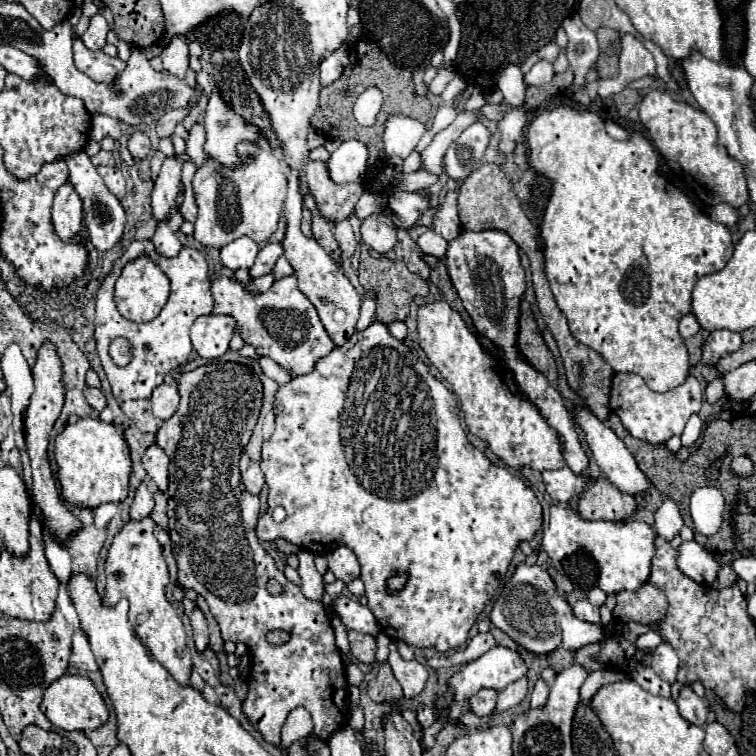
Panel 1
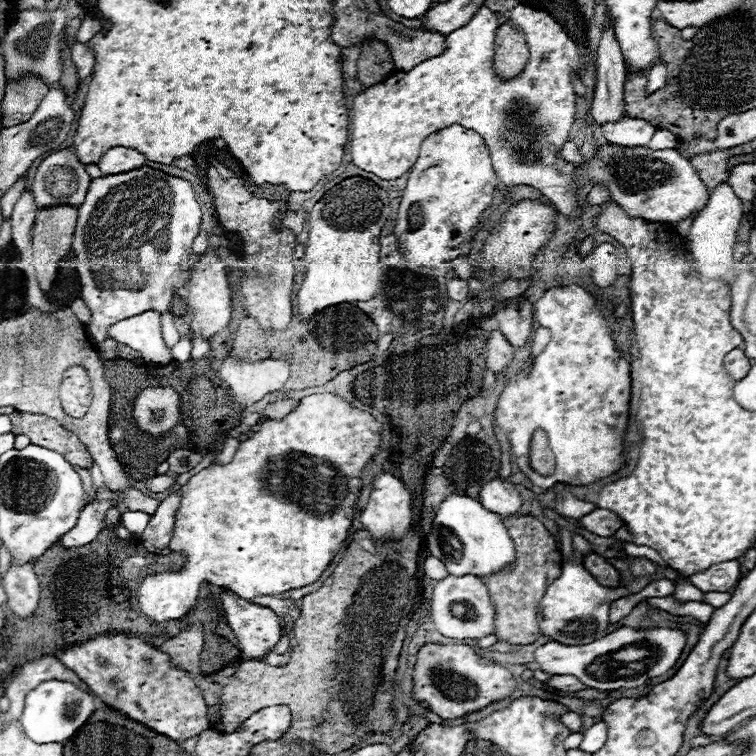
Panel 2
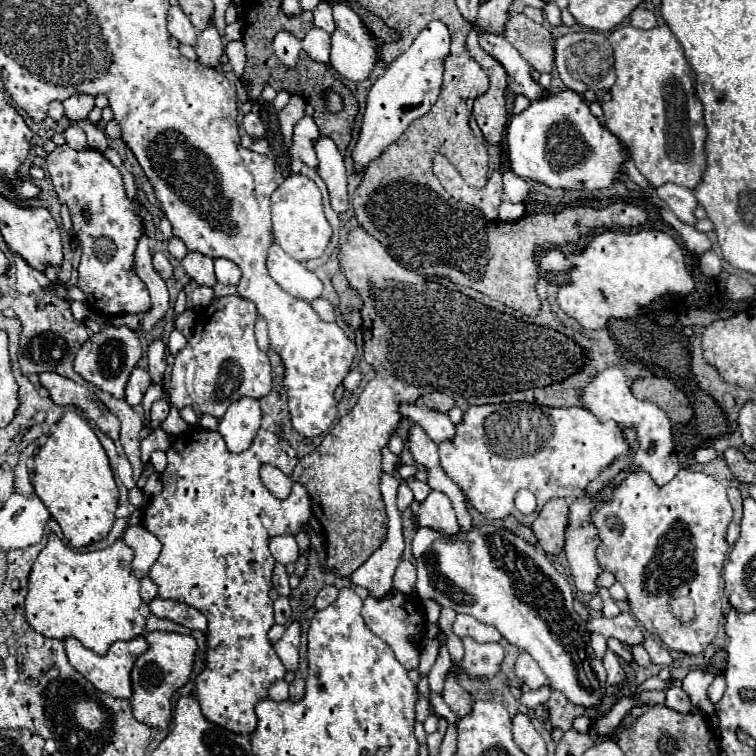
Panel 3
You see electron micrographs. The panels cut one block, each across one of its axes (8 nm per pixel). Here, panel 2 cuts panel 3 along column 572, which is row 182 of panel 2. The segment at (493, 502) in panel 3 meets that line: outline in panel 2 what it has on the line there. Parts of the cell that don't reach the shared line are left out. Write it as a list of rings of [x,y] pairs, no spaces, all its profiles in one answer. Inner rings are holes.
[[[454,124],[428,136],[428,140],[424,140],[420,148],[418,160],[414,162],[408,174],[408,184],[404,188],[402,202],[396,216],[394,234],[402,248],[400,250],[402,258],[414,266],[438,266],[438,252],[452,250],[460,242],[472,238],[470,230],[480,224],[480,214],[486,208],[490,208],[496,188],[498,188],[498,178],[494,174],[488,148],[478,132]]]

